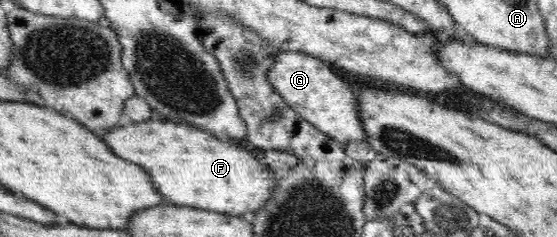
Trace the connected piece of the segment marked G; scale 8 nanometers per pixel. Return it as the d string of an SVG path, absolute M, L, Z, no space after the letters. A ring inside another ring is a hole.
M279 51L274 56L266 77L291 109L335 142L346 146L349 142L366 140L357 105L357 94L351 91L351 84L327 63L303 52Z

